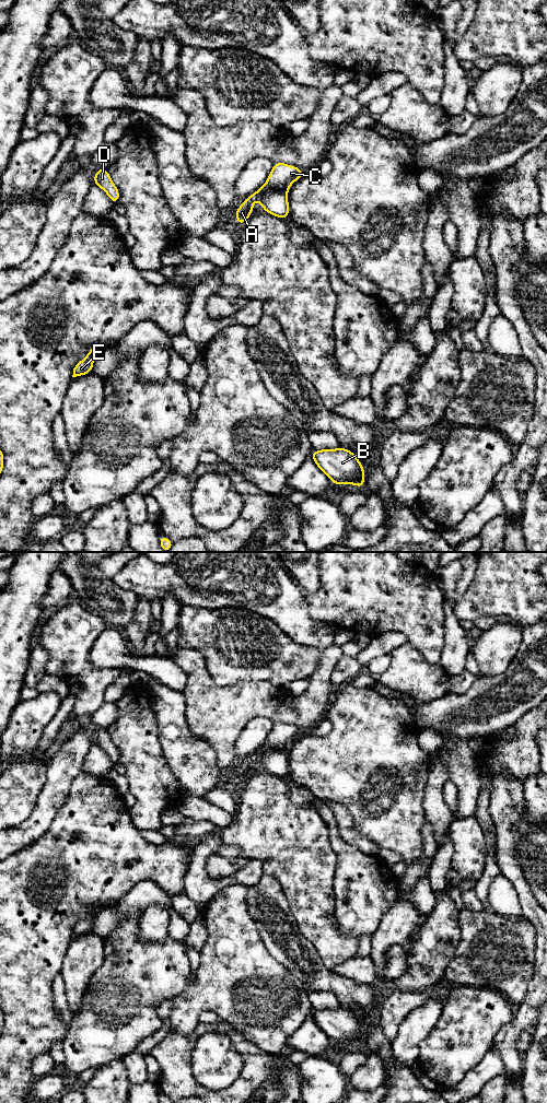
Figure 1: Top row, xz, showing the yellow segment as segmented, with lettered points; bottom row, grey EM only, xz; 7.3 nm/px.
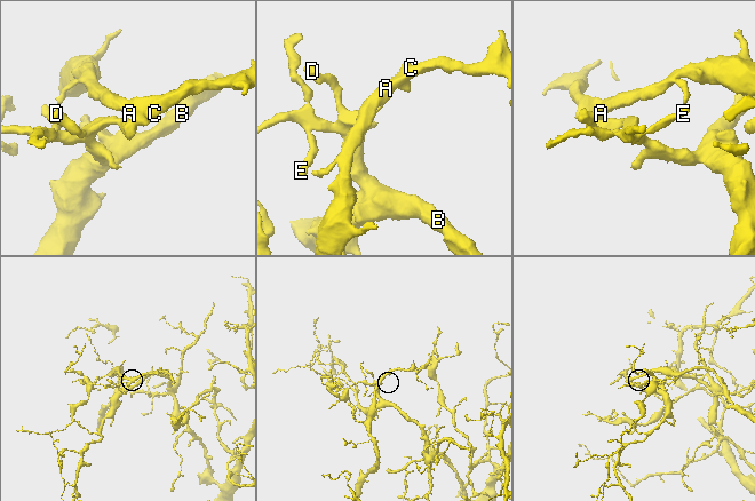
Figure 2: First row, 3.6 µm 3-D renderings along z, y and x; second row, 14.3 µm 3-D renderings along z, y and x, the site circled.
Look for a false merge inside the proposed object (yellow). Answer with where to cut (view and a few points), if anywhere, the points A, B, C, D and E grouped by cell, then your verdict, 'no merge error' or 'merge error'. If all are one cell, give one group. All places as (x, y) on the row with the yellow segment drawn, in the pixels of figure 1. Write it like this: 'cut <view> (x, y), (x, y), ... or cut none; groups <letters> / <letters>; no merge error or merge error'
cut xz (286, 189), (268, 189), (258, 200); groups A C / B D E; merge error

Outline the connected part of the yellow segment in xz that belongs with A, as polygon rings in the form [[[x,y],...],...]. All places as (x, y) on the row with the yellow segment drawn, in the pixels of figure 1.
[[[275,163],[274,167],[268,176],[267,183],[259,188],[256,192],[252,193],[242,206],[236,209],[235,218],[242,226],[253,212],[253,206],[255,200],[259,198],[268,190],[288,190],[290,186],[298,180],[304,172],[295,166],[290,166],[284,163]]]

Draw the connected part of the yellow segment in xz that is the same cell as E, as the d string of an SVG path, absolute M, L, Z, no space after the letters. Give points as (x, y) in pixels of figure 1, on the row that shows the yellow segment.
M91 349L86 354L85 359L74 366L72 377L85 375L92 372L93 361L100 351L100 349Z

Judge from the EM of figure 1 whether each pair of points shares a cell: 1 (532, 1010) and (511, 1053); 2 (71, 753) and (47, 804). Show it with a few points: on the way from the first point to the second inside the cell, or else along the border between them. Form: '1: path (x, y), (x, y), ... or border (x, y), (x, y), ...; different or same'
1: path (522, 1021), (510, 1033), (510, 1042); same
2: path (65, 765), (60, 771), (55, 791); same

